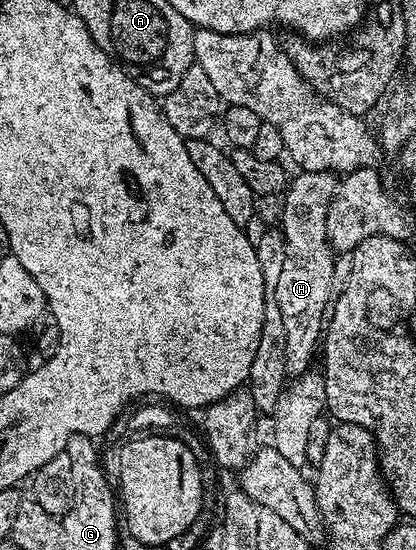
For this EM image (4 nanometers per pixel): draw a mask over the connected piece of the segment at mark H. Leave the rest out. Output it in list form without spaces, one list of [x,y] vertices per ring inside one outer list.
[[[298,171],[296,175],[283,193],[285,205],[281,208],[279,227],[285,235],[285,257],[275,286],[279,314],[283,314],[283,326],[287,329],[287,373],[293,378],[310,371],[312,364],[309,363],[316,352],[318,355],[331,308],[329,295],[334,284],[335,253],[329,245],[327,212],[339,187],[338,177],[332,172]]]

